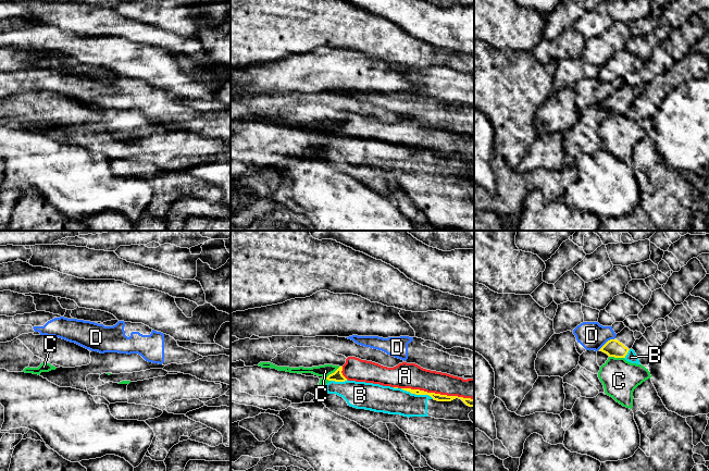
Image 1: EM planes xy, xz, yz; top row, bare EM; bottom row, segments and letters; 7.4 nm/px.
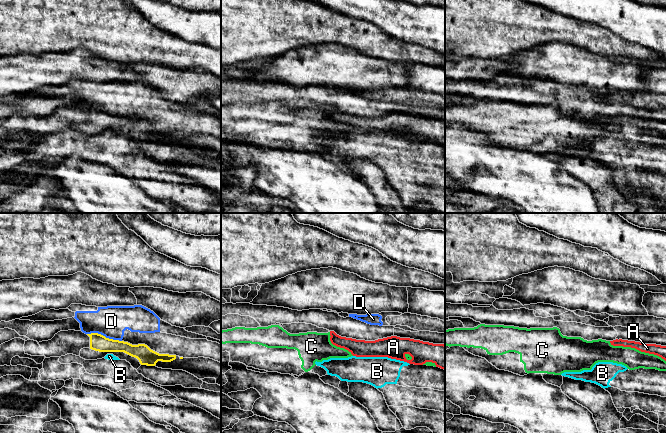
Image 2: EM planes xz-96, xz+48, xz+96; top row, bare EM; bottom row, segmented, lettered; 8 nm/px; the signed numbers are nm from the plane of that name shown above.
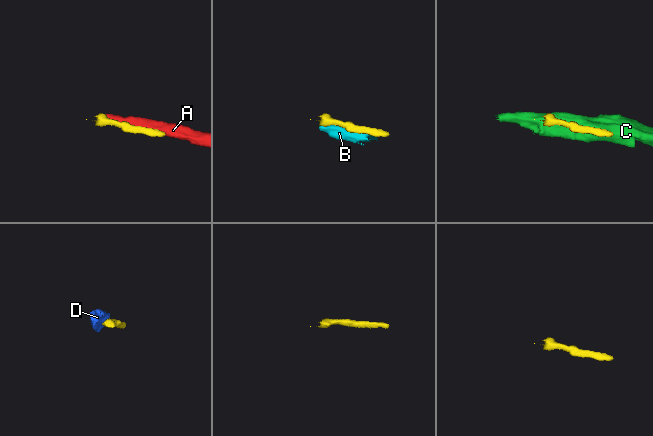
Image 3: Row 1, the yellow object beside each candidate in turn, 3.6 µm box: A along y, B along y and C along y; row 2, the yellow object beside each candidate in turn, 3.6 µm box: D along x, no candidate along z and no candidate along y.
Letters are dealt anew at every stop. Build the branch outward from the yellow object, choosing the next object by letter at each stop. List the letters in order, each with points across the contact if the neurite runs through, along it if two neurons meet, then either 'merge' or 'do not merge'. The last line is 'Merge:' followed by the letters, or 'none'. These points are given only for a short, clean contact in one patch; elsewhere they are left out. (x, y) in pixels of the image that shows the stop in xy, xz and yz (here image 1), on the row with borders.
A: merge
B: do not merge
C: border xz (339, 367), (325, 379); do not merge
D: border yz (613, 338), (610, 338), (598, 349); do not merge
Merge: A

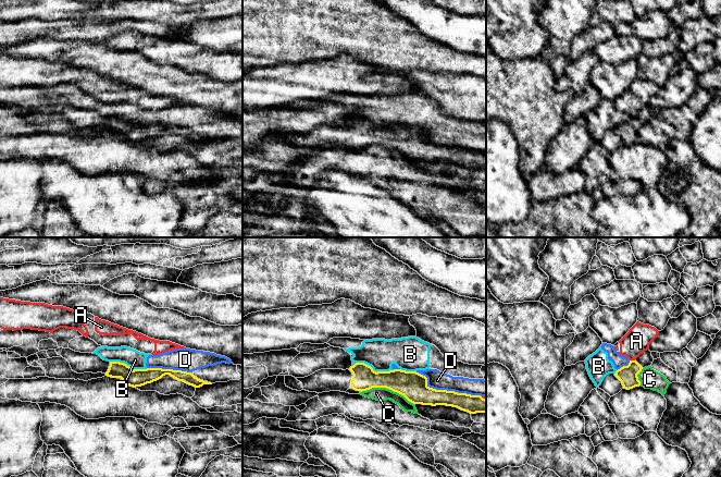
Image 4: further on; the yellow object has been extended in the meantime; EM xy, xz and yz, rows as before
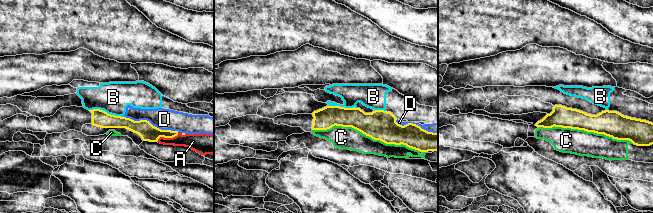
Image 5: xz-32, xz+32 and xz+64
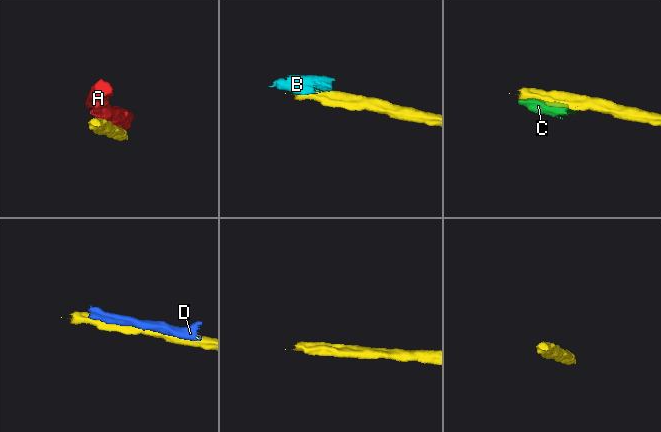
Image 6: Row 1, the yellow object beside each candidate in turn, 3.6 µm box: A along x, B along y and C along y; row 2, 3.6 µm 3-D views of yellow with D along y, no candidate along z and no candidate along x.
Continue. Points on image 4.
A: do not merge
B: border xz (353, 364), (365, 363), (376, 371), (394, 369); do not merge
C: do not merge
D: do not merge
Merge: none

